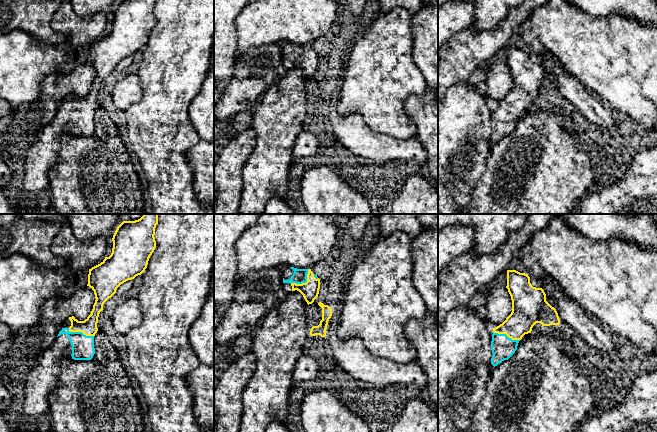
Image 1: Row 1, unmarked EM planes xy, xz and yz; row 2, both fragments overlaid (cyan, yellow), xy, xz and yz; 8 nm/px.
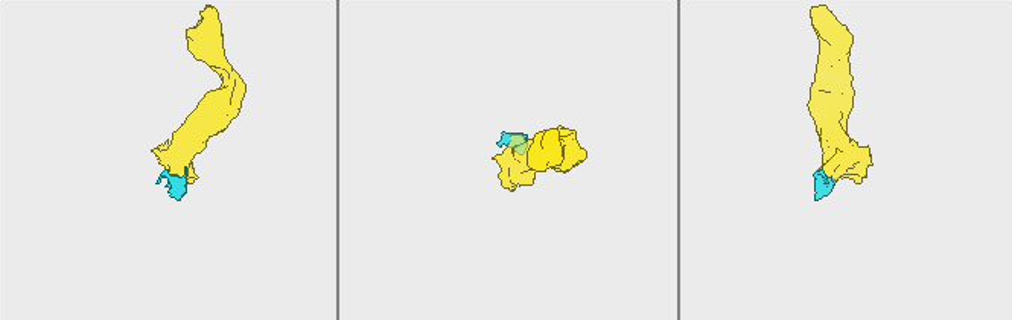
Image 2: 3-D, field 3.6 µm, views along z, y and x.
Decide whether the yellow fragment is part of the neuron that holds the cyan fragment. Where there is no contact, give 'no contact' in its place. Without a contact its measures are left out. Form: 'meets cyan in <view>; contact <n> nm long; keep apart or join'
meets cyan in xz; contact 200 nm long; join

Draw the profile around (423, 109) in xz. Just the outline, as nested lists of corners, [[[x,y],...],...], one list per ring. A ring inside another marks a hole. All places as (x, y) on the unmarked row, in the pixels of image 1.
[[[427,87],[424,94],[409,96],[404,110],[417,126],[416,137],[427,153],[426,168],[438,186],[438,91]]]

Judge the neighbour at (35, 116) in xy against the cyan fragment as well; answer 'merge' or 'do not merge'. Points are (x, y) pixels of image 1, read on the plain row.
do not merge

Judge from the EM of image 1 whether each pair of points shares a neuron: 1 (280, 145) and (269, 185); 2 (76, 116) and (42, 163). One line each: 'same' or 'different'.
1: same
2: same

